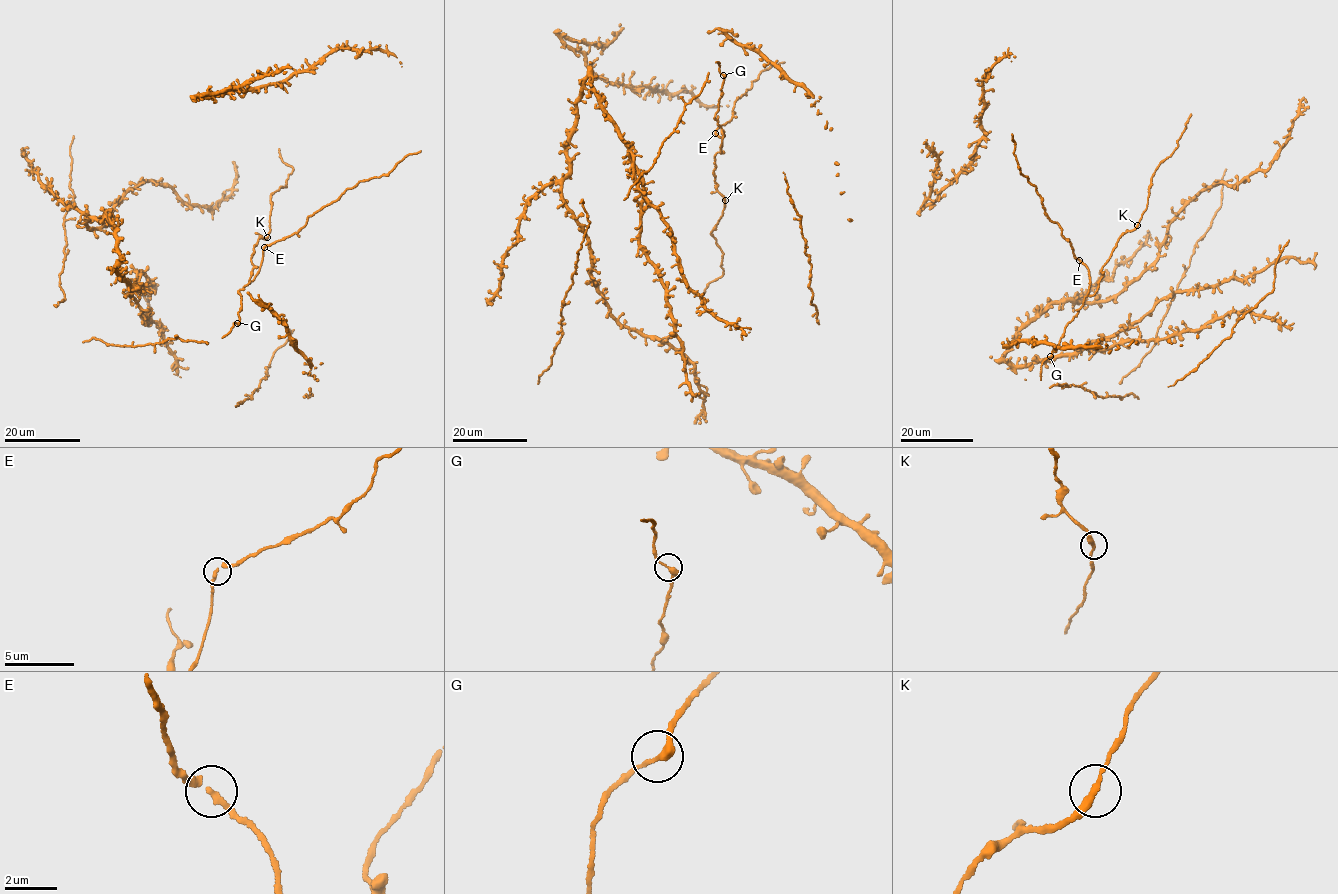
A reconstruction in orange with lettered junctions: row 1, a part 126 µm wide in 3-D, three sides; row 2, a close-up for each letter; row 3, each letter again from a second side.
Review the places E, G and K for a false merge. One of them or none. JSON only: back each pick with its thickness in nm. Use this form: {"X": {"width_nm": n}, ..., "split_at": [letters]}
{"split_at": []}

